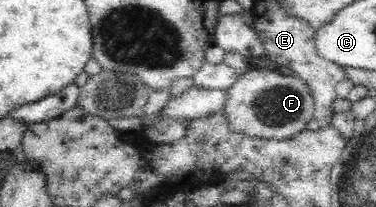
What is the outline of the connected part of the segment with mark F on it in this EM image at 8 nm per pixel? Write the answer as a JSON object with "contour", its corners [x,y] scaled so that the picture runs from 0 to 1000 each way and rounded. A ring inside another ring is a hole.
{"contour":[[[660,333],[614,420],[614,464],[598,536],[625,628],[657,628],[662,647],[761,667],[795,643],[835,575],[835,454],[822,396],[777,357],[731,333]]]}

